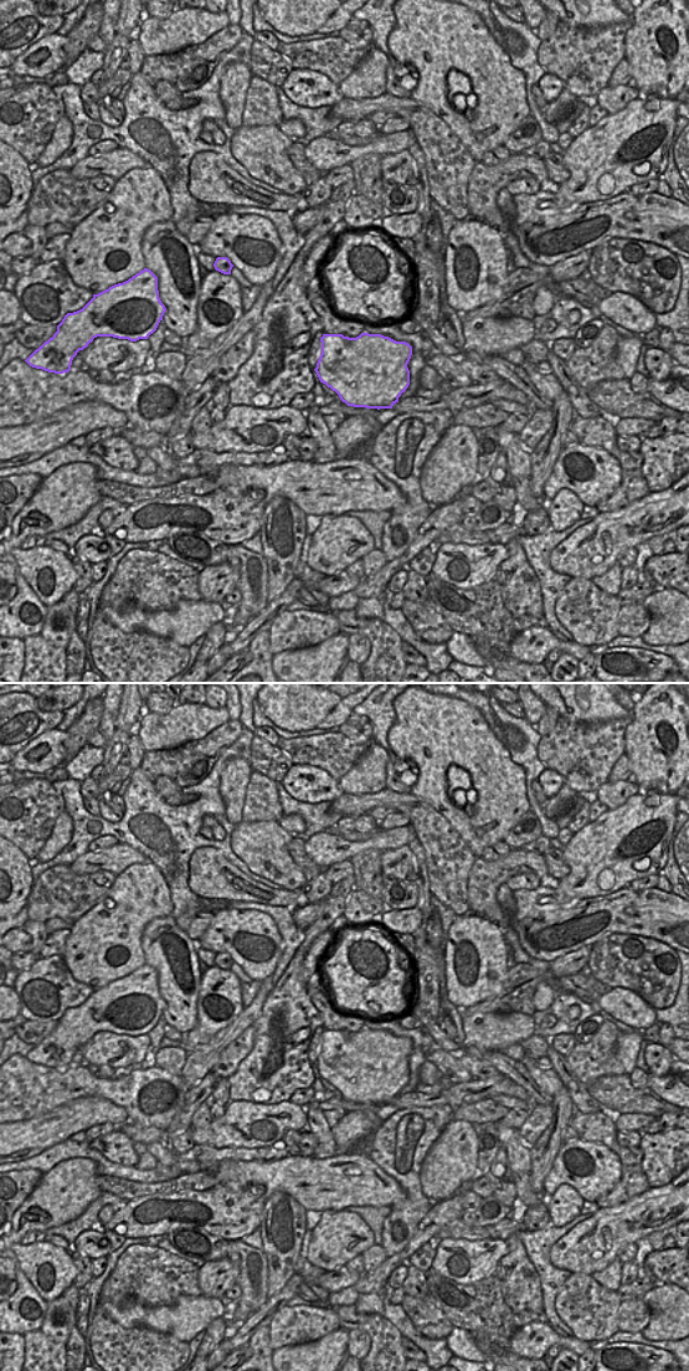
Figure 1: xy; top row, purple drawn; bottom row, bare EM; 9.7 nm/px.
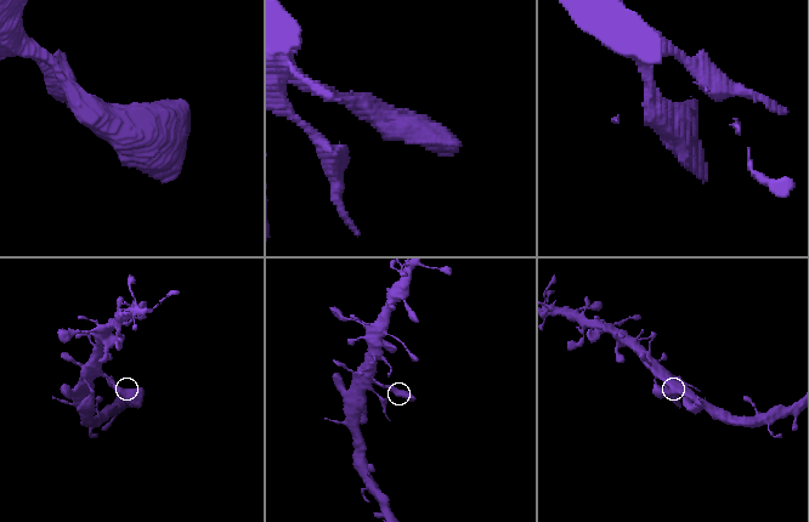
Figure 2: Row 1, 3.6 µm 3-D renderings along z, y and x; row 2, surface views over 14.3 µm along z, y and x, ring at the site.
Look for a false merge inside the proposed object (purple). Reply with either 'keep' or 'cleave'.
keep

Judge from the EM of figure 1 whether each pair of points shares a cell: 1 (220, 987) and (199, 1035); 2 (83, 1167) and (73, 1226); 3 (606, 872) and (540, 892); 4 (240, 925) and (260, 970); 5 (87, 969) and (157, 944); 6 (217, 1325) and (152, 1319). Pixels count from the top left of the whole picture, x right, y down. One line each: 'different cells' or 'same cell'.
1: same cell
2: different cells
3: different cells
4: same cell
5: different cells
6: different cells

